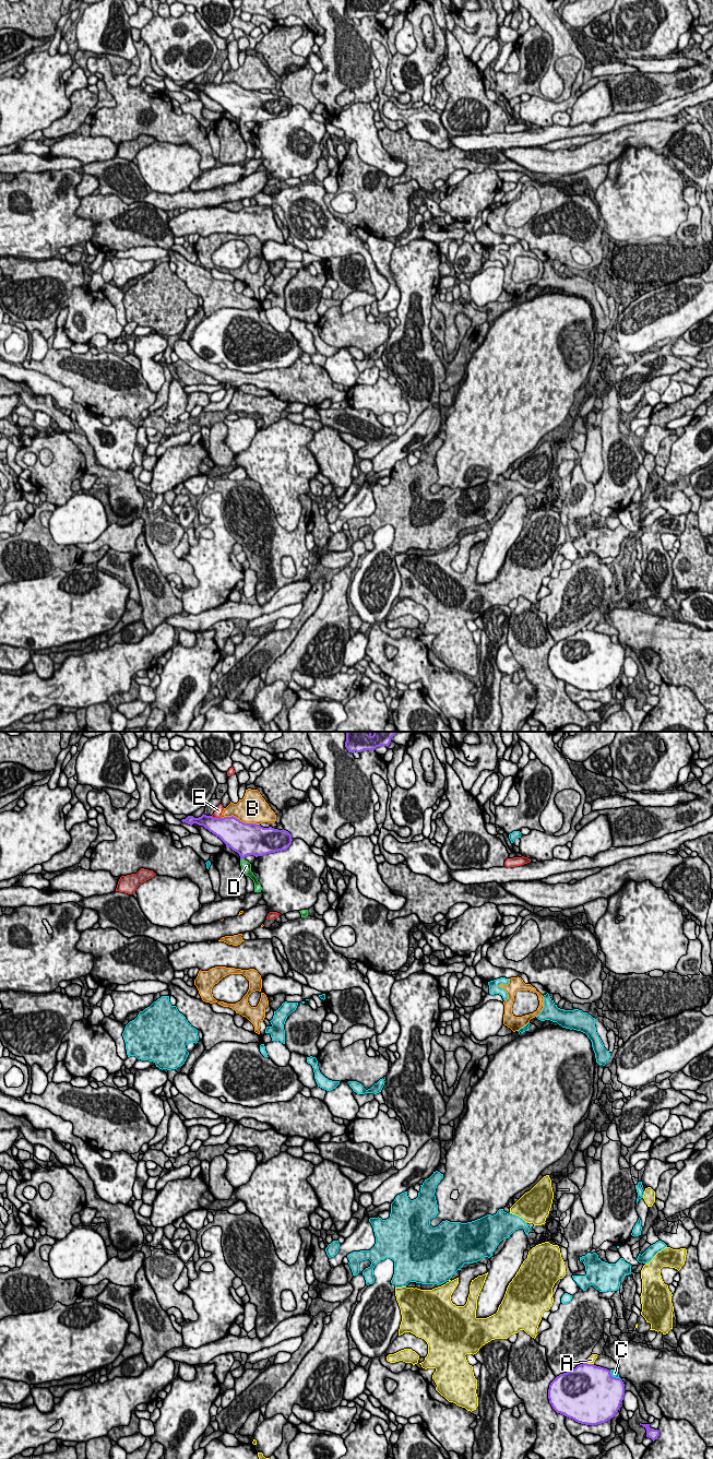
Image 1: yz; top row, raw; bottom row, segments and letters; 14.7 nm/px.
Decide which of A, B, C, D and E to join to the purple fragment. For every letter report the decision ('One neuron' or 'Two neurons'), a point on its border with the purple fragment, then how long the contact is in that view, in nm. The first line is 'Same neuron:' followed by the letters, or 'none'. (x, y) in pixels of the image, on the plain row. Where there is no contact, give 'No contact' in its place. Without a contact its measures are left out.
Same neuron: D
A: Two neurons. Touches purple at yz (590, 630). Shared border 120 nm
B: Two neurons. Touches purple at yz (239, 86). Shared border 600 nm
C: Two neurons. Touches purple at yz (614, 643). Shared border 200 nm
D: One neuron. Touches purple at yz (241, 125). Shared border 70 nm
E: Two neurons. Touches purple at yz (215, 84). Shared border 140 nm

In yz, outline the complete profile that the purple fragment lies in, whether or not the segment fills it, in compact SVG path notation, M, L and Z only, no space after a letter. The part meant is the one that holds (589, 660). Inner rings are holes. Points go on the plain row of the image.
M587 629L560 640L548 655L549 669L557 679L585 691L613 685L623 662L621 644L613 643L607 634Z

